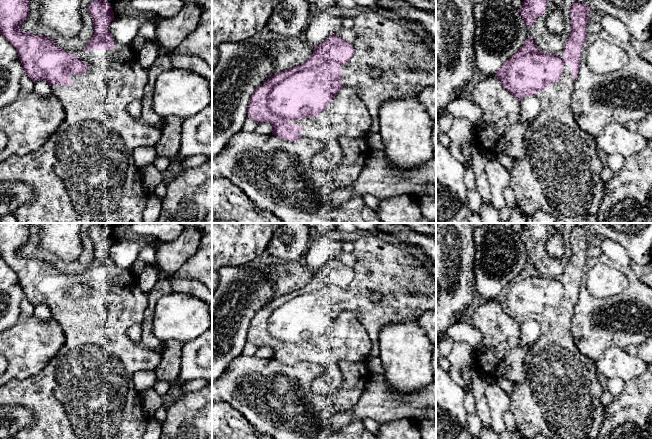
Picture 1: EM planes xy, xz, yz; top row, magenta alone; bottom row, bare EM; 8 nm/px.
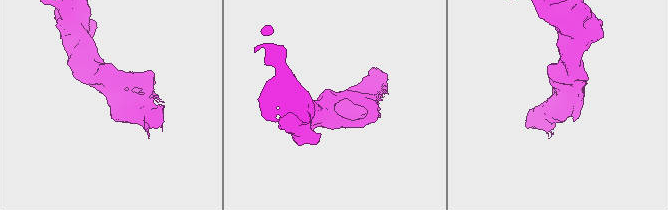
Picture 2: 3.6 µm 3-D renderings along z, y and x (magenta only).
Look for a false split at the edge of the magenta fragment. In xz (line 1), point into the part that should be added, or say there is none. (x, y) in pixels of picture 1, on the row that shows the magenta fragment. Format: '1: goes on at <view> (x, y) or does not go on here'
1: goes on at xz (346, 115)

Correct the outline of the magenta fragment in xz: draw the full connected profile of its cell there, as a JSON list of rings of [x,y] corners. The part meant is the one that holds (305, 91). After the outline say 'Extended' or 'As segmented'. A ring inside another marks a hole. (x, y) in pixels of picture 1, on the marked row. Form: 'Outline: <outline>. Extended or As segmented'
Outline: [[[333,34],[321,45],[315,46],[311,57],[303,64],[271,76],[252,95],[248,106],[248,117],[258,125],[268,122],[273,125],[272,135],[285,141],[293,142],[301,138],[320,141],[336,139],[341,136],[365,138],[369,132],[371,118],[365,104],[353,88],[341,85],[343,72],[340,69],[354,55],[353,44]]]. Extended

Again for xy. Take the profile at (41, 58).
Outline: [[[0,0],[0,34],[7,39],[17,50],[19,60],[24,68],[25,74],[35,83],[44,80],[51,86],[52,94],[57,96],[65,109],[65,119],[57,131],[53,133],[46,143],[34,152],[24,155],[12,155],[0,163],[0,181],[23,182],[33,191],[35,198],[30,204],[19,207],[13,215],[17,223],[143,223],[143,212],[149,195],[145,192],[141,180],[140,169],[135,165],[133,151],[137,147],[154,147],[161,136],[161,128],[145,124],[140,119],[133,118],[127,111],[127,106],[144,95],[144,88],[148,81],[148,70],[146,70],[137,58],[130,46],[117,42],[110,33],[110,24],[114,20],[114,12],[111,4],[105,0],[92,1],[88,11],[93,20],[94,34],[88,45],[79,51],[65,50],[58,47],[53,39],[41,35],[32,35],[21,29],[21,24],[28,18],[30,11],[30,0]]]. Extended

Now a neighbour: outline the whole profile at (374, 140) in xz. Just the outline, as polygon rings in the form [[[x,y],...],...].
[[[368,132],[365,139],[371,150],[383,151],[383,152],[385,151],[385,146],[382,142],[380,133]]]

